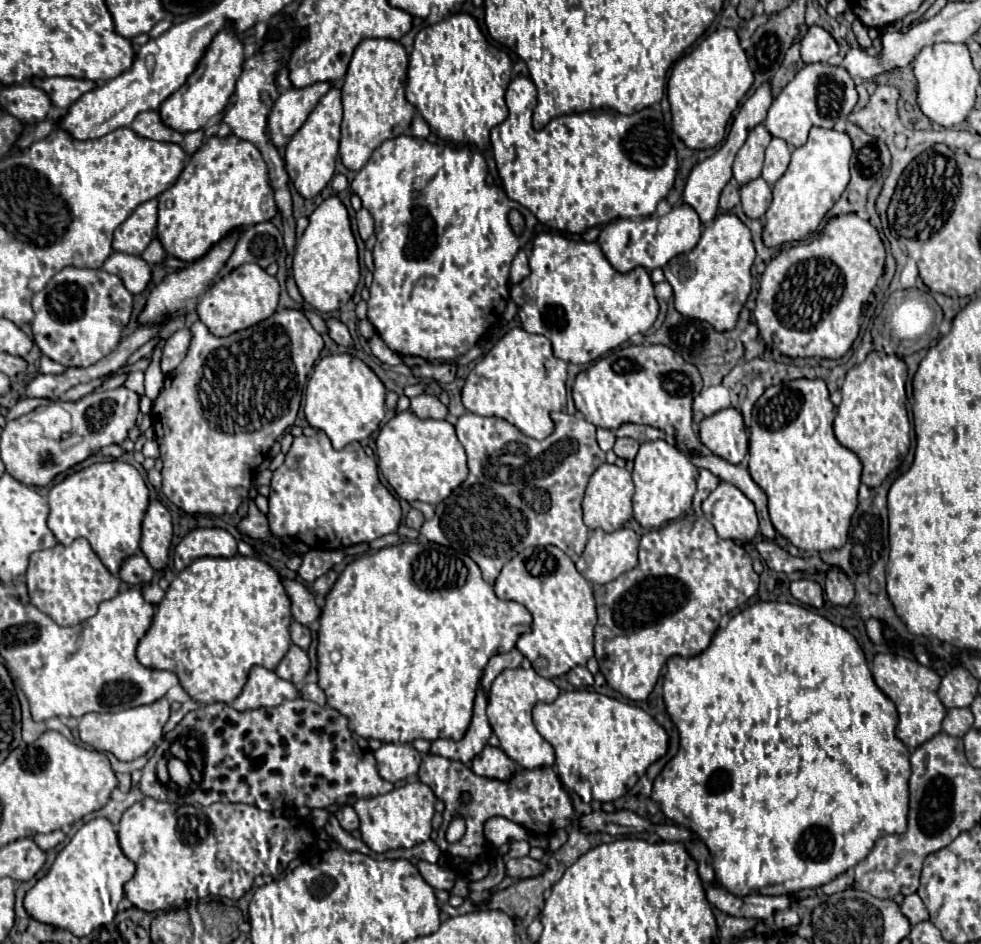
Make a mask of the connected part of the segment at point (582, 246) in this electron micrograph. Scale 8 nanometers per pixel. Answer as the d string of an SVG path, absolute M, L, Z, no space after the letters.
M540 232L532 242L528 262L530 276L510 286L510 298L518 306L522 328L546 336L552 342L554 356L564 362L594 362L632 334L646 332L658 316L648 270L638 266L628 274L620 274L596 242L568 238L558 232Z

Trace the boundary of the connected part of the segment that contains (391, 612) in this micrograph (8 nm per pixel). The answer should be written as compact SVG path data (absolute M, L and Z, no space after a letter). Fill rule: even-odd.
M416 540L416 542L402 542L398 546L386 546L380 548L374 554L360 556L354 562L350 562L340 578L336 580L336 586L326 596L324 608L320 612L320 630L318 630L318 686L324 690L328 706L344 714L352 726L352 732L356 732L362 738L374 738L380 742L414 742L416 738L424 740L438 740L438 738L452 738L460 740L464 736L464 730L468 730L472 720L472 704L476 696L476 688L480 684L480 676L484 666L494 654L508 652L516 646L516 640L520 634L530 632L532 616L530 612L512 600L500 600L492 586L482 580L478 564L452 548L428 542L428 540Z

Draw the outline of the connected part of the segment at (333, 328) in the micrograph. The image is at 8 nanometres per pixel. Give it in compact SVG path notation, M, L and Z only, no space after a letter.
M328 318L328 320L326 320L326 326L328 326L330 338L332 338L336 344L340 344L340 346L350 346L350 344L352 344L350 332L348 332L348 328L346 328L340 320Z

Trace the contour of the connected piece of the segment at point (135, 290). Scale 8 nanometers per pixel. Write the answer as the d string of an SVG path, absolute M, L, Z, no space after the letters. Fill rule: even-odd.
M112 252L104 260L102 270L116 274L132 294L140 294L150 282L150 264L146 264L140 256Z

